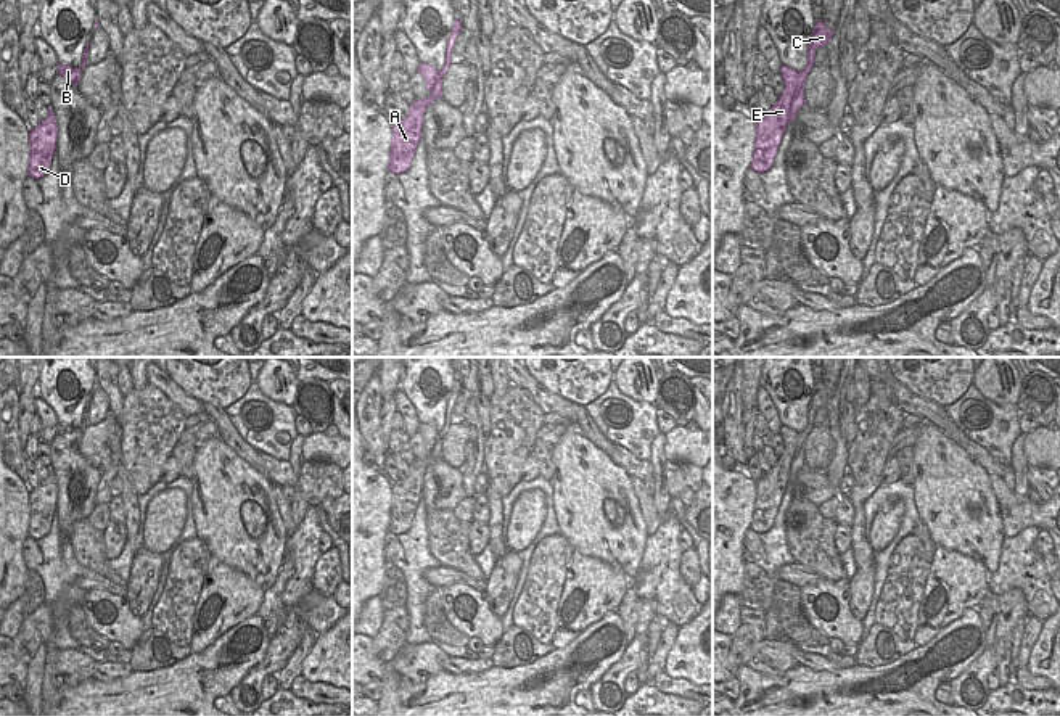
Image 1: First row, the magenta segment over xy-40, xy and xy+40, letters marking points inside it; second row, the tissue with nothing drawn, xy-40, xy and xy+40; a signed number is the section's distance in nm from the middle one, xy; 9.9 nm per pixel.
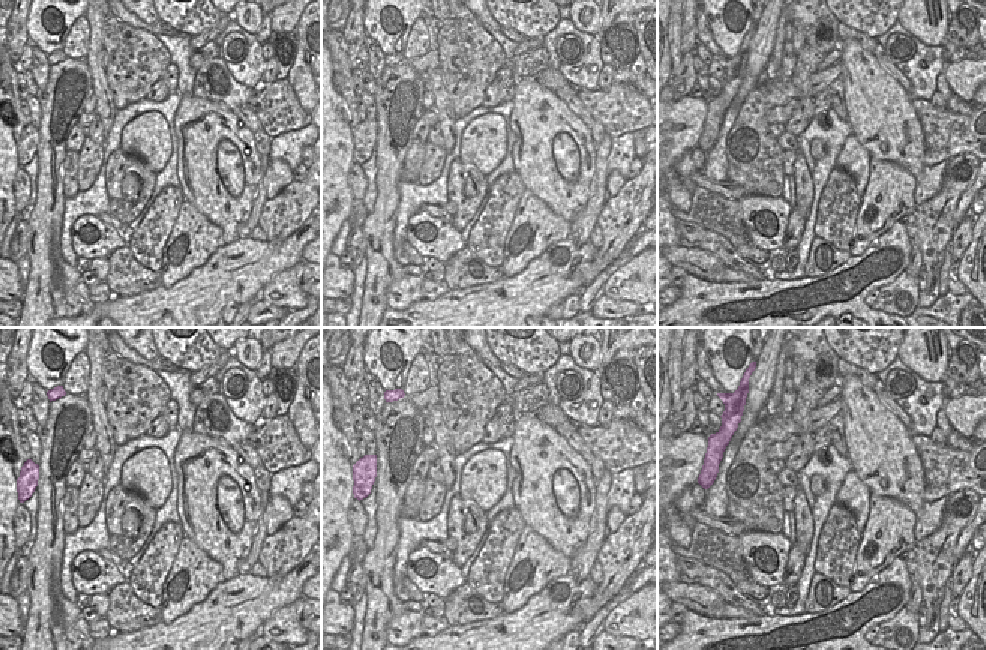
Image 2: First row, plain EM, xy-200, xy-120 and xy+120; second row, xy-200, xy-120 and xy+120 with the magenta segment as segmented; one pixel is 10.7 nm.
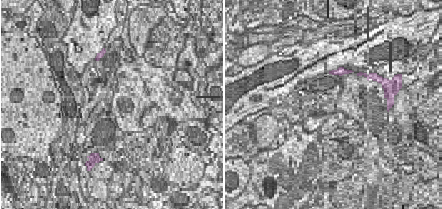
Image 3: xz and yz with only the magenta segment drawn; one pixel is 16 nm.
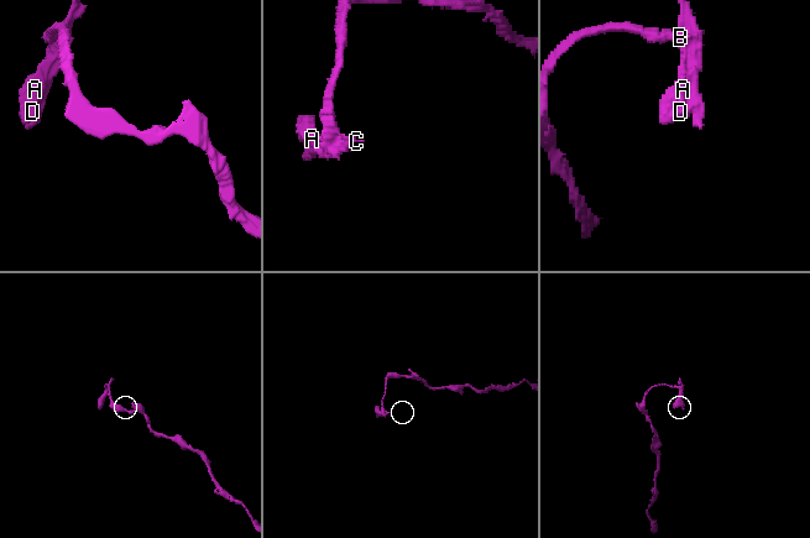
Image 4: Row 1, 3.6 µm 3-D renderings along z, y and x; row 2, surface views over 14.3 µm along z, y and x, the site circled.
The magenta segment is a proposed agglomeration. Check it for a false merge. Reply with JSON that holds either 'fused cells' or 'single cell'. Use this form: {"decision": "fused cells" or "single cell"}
{"decision": "fused cells"}

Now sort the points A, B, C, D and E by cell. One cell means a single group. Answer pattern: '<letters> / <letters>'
A B D E / C

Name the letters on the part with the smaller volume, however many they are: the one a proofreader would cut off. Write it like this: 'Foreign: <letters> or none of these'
Foreign: C

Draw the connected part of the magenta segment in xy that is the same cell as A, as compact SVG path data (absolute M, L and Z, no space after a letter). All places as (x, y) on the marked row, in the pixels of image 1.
M433 97L415 100L415 103L410 105L409 116L405 119L396 121L392 126L388 166L389 172L399 175L410 169L418 142L421 140L425 113L434 100L436 98Z

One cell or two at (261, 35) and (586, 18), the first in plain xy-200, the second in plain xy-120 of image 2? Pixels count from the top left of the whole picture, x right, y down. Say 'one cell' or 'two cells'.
two cells

